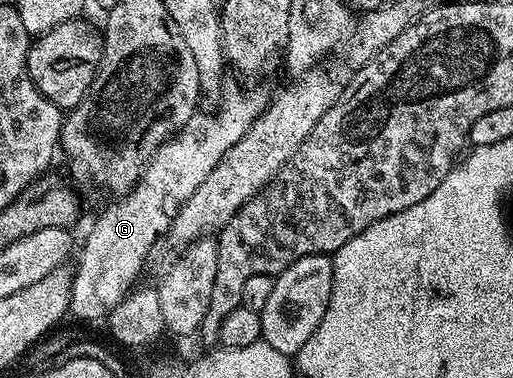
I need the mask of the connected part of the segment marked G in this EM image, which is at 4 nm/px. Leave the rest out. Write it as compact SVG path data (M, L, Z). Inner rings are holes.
M231 84L218 97L220 109L216 116L207 116L204 110L197 111L180 132L152 155L152 161L145 166L136 185L113 199L116 201L109 208L101 210L84 240L80 266L75 268L72 277L72 297L68 306L73 317L103 321L114 306L124 300L133 287L132 279L143 270L156 239L167 237L168 227L190 194L206 182L206 174L218 166L230 146L234 146L263 114L270 99L269 93L243 92L238 85Z

